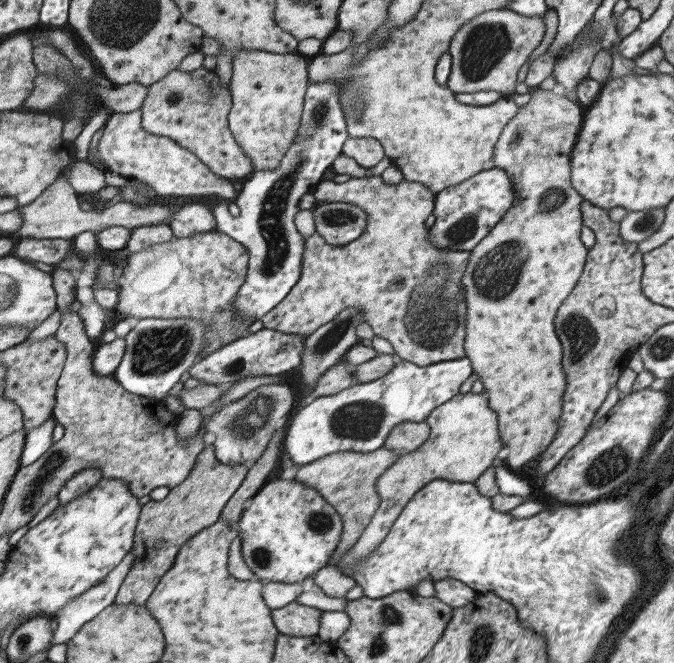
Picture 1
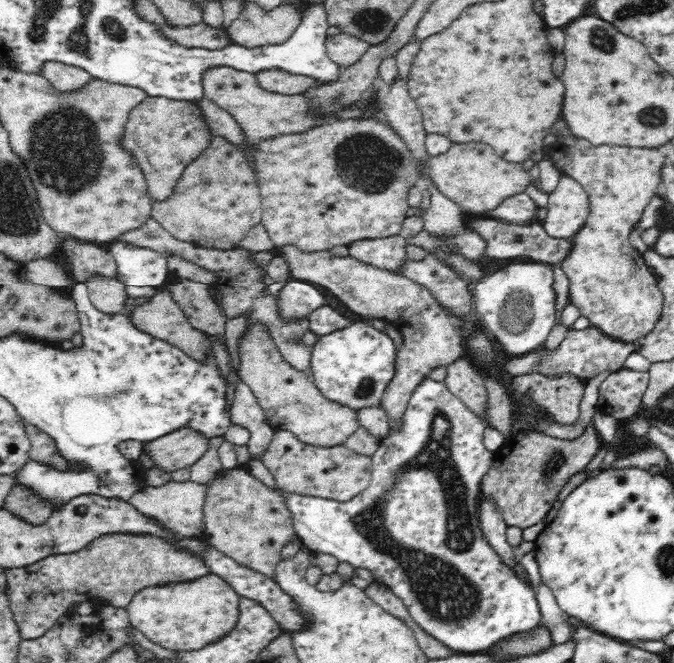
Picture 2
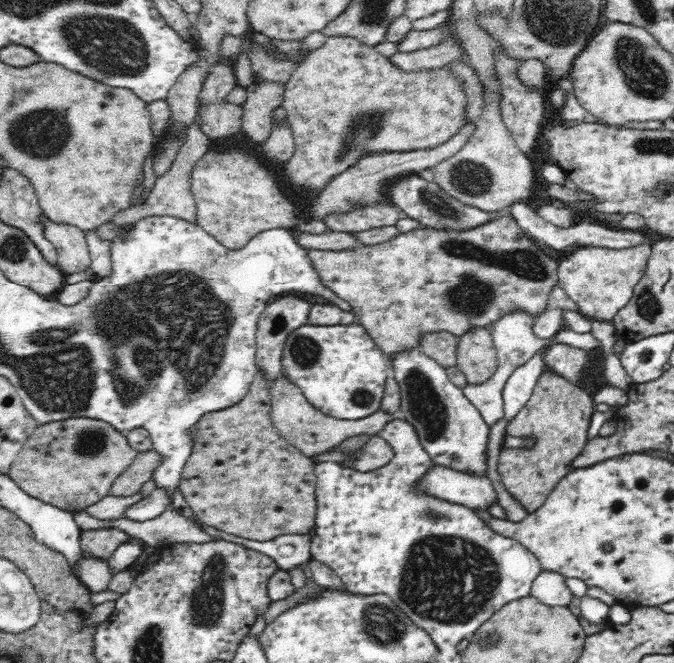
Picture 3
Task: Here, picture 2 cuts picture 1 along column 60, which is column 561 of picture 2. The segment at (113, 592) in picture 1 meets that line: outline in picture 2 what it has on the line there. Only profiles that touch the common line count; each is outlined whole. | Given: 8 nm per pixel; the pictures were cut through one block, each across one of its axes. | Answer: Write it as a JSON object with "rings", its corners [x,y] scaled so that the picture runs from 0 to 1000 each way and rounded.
{"rings":[[[807,878],[798,881],[795,887],[795,902],[798,902],[798,911],[801,911],[801,926],[804,926],[804,944],[816,947],[816,956],[819,956],[819,965],[822,971],[846,971],[846,962],[849,962],[849,950],[852,947],[861,947],[861,944],[852,944],[843,938],[843,926],[831,917],[831,911],[825,908],[822,902],[822,893],[819,887],[813,887]]]}

